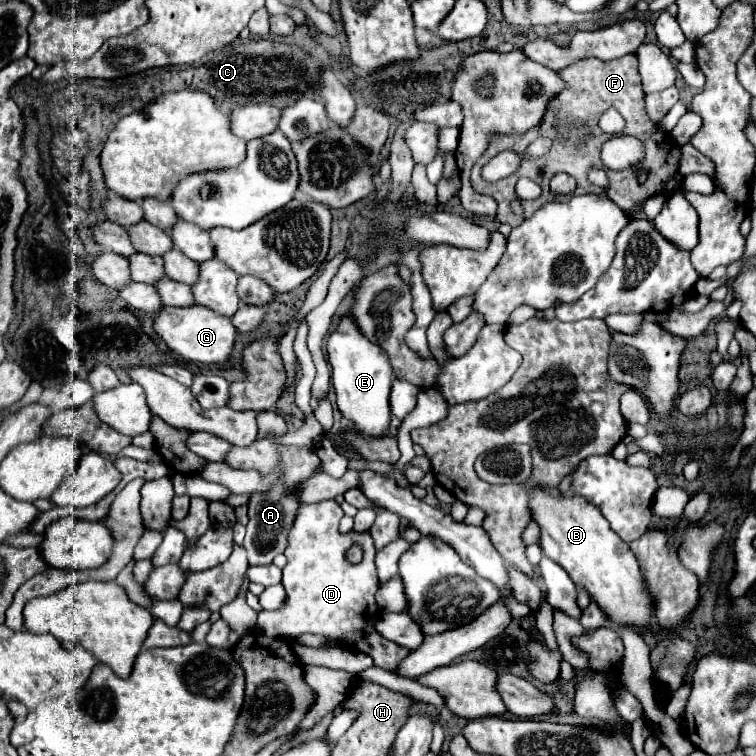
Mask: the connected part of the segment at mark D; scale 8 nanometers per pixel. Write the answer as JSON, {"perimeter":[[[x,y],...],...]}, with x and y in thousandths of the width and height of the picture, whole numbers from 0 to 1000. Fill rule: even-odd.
{"perimeter":[[[426,661],[418,667],[397,667],[397,677],[392,680],[392,693],[386,693],[386,704],[381,704],[381,725],[376,728],[378,735],[378,749],[376,749],[376,762],[373,762],[373,775],[378,778],[381,788],[378,796],[362,807],[362,810],[344,810],[339,823],[339,833],[360,843],[390,843],[413,836],[413,839],[429,839],[437,848],[437,853],[447,856],[454,853],[468,854],[476,862],[484,862],[495,870],[495,878],[508,884],[508,886],[521,886],[526,876],[540,868],[540,857],[529,857],[526,852],[519,852],[516,847],[508,847],[497,833],[495,823],[489,820],[489,802],[497,802],[495,786],[500,780],[500,765],[497,765],[497,749],[495,749],[495,720],[487,704],[471,706],[450,706],[447,690],[452,685],[452,672],[444,661]],[[463,722],[476,722],[479,725],[479,746],[463,746],[458,741],[458,728]]]}

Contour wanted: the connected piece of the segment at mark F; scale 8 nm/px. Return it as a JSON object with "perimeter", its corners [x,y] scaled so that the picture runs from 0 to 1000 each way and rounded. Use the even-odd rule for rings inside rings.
{"perimeter":[[[839,71],[823,74],[823,77],[810,79],[810,82],[796,82],[796,79],[788,79],[788,77],[767,79],[767,82],[757,85],[757,87],[751,87],[751,90],[741,93],[741,101],[749,108],[749,119],[725,138],[725,148],[722,148],[717,164],[712,169],[690,177],[690,180],[664,180],[664,183],[653,183],[651,190],[648,190],[648,196],[643,198],[643,204],[624,222],[624,243],[627,243],[627,251],[635,254],[635,257],[648,257],[651,262],[656,262],[656,267],[659,267],[659,286],[656,288],[661,294],[675,296],[675,299],[685,299],[690,291],[701,288],[720,270],[722,251],[725,251],[725,241],[738,228],[749,228],[757,235],[762,235],[762,241],[765,241],[762,257],[799,257],[807,265],[812,265],[828,283],[833,283],[836,275],[849,272],[860,259],[876,254],[878,246],[881,246],[881,241],[886,235],[892,235],[892,230],[897,228],[897,220],[899,220],[899,193],[894,190],[894,185],[886,183],[884,175],[878,175],[854,151],[854,143],[852,143],[852,119],[849,119],[849,106],[847,106],[847,98],[844,98],[844,79],[841,79]],[[804,143],[815,143],[828,156],[828,167],[823,172],[823,180],[839,180],[839,183],[844,183],[852,190],[854,222],[862,225],[862,230],[857,230],[857,249],[849,249],[841,241],[841,233],[839,233],[836,222],[828,222],[828,225],[807,225],[807,222],[802,222],[796,217],[796,212],[794,212],[796,190],[802,185],[807,185],[810,180],[794,172],[791,156]],[[709,180],[725,180],[730,185],[730,196],[728,196],[728,204],[725,204],[725,212],[728,214],[725,214],[725,222],[720,222],[717,230],[712,230],[712,220],[706,220],[706,222],[704,220],[690,220],[683,230],[677,230],[672,235],[664,235],[659,241],[640,241],[640,235],[635,230],[638,230],[638,220],[648,209],[653,209],[656,204],[661,204],[664,198],[683,198],[683,201],[690,198],[693,201],[696,193]],[[783,222],[794,222],[794,225],[799,225],[804,230],[804,235],[807,235],[807,249],[804,251],[791,249],[791,246],[786,246],[786,243],[778,241],[778,228]],[[690,233],[696,233],[696,235],[706,238],[709,243],[714,243],[717,251],[720,251],[720,257],[712,265],[693,265],[693,278],[696,280],[688,288],[688,286],[680,286],[675,280],[672,267],[677,262],[683,262],[680,246],[683,246],[685,235],[690,235]]]}

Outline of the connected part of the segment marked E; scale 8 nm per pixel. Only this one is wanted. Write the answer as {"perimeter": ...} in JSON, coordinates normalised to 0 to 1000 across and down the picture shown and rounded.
{"perimeter":[[[463,410],[450,415],[444,434],[434,442],[431,463],[439,484],[439,508],[452,548],[468,558],[479,574],[508,577],[516,563],[516,511],[521,505],[513,468],[476,439]]]}

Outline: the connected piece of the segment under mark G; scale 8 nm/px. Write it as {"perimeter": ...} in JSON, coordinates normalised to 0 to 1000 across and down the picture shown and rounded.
{"perimeter":[[[265,402],[249,407],[214,407],[212,415],[204,418],[204,437],[214,444],[214,450],[246,476],[267,479],[267,481],[296,481],[307,471],[307,460],[312,452],[312,434],[302,418],[291,418],[278,407]]]}

